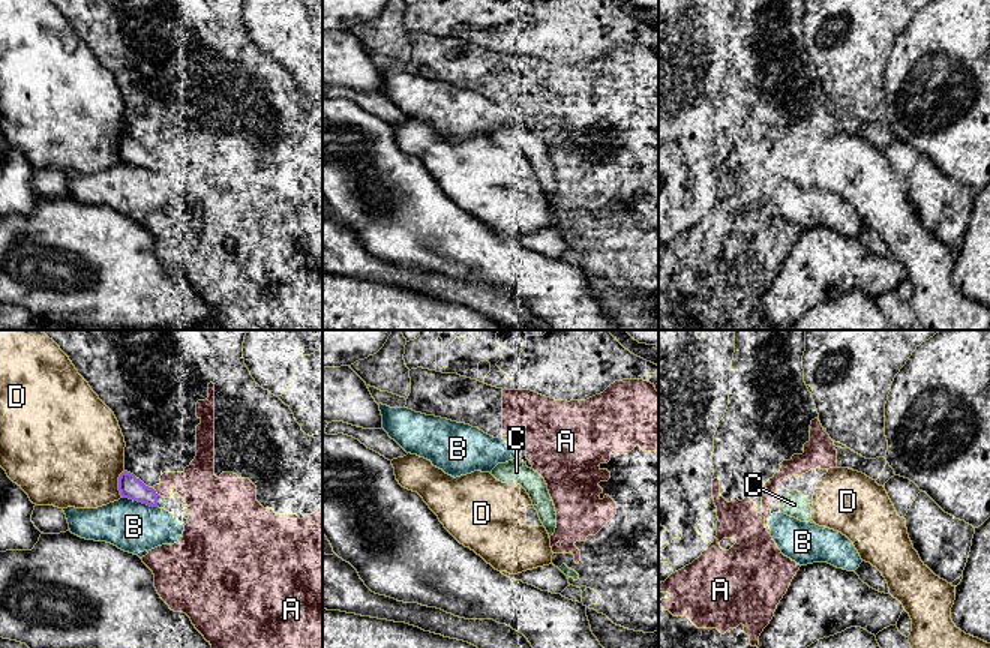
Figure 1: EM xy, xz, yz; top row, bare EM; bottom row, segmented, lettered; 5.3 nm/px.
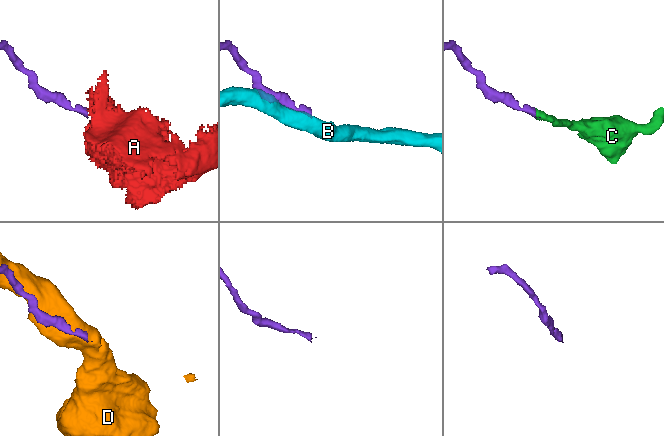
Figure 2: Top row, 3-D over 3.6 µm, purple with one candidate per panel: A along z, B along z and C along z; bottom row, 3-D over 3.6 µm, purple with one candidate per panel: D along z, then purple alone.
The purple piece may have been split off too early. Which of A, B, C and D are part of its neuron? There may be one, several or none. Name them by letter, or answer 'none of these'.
C

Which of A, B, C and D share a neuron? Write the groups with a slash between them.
A / B / C / D

